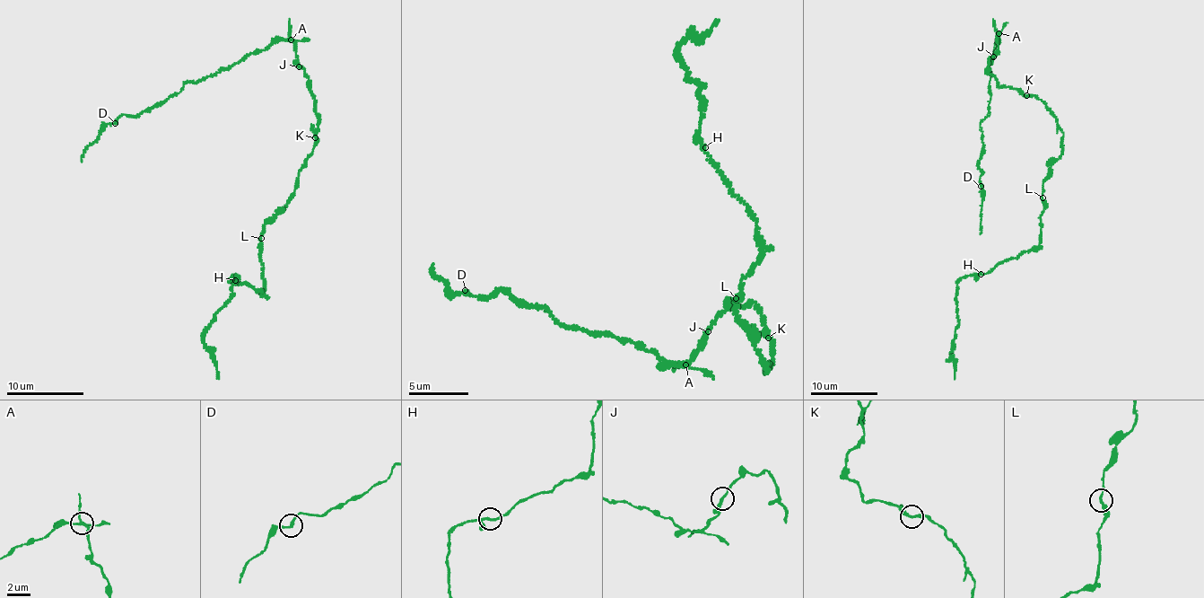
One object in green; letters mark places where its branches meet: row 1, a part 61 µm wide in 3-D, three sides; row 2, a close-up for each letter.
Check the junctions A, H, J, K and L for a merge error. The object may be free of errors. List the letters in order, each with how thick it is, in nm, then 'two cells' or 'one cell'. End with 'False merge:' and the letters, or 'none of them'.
A: calibre 190 nm; two cells
H: calibre 190 nm; one cell
J: calibre 240 nm; one cell
K: calibre 200 nm; one cell
L: calibre 240 nm; one cell
False merge: A

